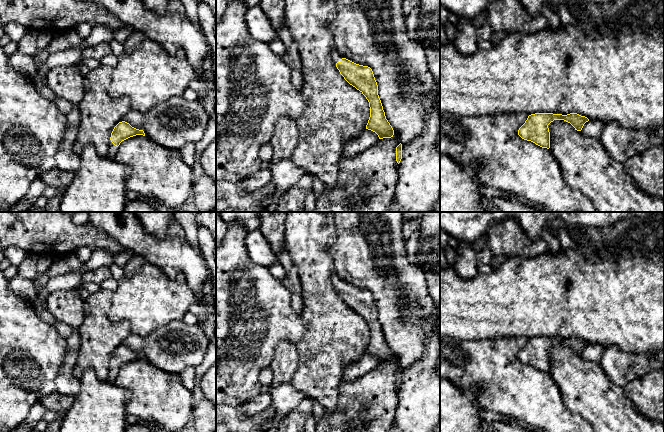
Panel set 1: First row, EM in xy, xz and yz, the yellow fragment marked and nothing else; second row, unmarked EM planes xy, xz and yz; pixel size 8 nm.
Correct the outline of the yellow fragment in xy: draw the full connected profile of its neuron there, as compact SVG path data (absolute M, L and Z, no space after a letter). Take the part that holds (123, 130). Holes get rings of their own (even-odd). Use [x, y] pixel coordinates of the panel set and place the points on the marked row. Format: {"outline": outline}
{"outline": "M122 121L119 122L113 129L110 137L109 149L108 149L108 158L114 159L118 146L120 143L130 137L136 135L143 135L145 133L143 130L136 129L132 127L129 123Z"}

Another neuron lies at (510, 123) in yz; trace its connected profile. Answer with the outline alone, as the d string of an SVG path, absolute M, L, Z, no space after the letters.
M440 111L440 155L447 155L461 166L475 164L477 179L484 186L525 198L532 206L542 206L550 212L596 212L592 202L564 180L550 149L518 135L528 116L523 112L461 116Z

